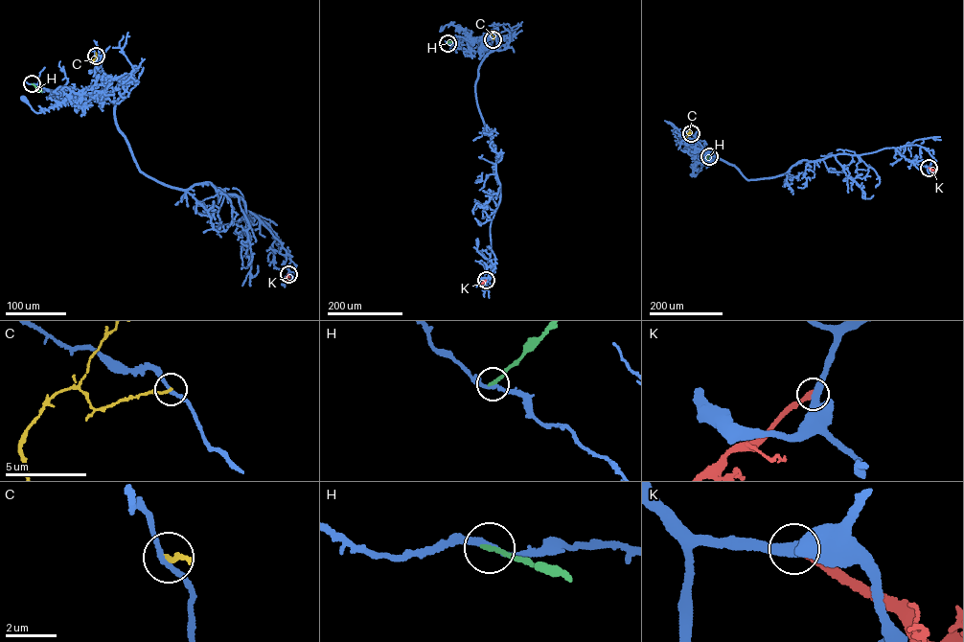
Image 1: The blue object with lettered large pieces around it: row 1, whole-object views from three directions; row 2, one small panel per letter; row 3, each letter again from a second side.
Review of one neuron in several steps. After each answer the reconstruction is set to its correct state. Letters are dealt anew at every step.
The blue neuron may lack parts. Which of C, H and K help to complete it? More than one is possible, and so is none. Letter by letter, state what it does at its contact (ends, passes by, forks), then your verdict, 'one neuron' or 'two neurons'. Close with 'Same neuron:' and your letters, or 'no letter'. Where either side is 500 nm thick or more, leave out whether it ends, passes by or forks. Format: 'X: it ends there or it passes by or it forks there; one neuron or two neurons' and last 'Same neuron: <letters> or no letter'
C: it ends there; two neurons
H: it ends there; two neurons
K: it ends there; two neurons
Same neuron: no letter

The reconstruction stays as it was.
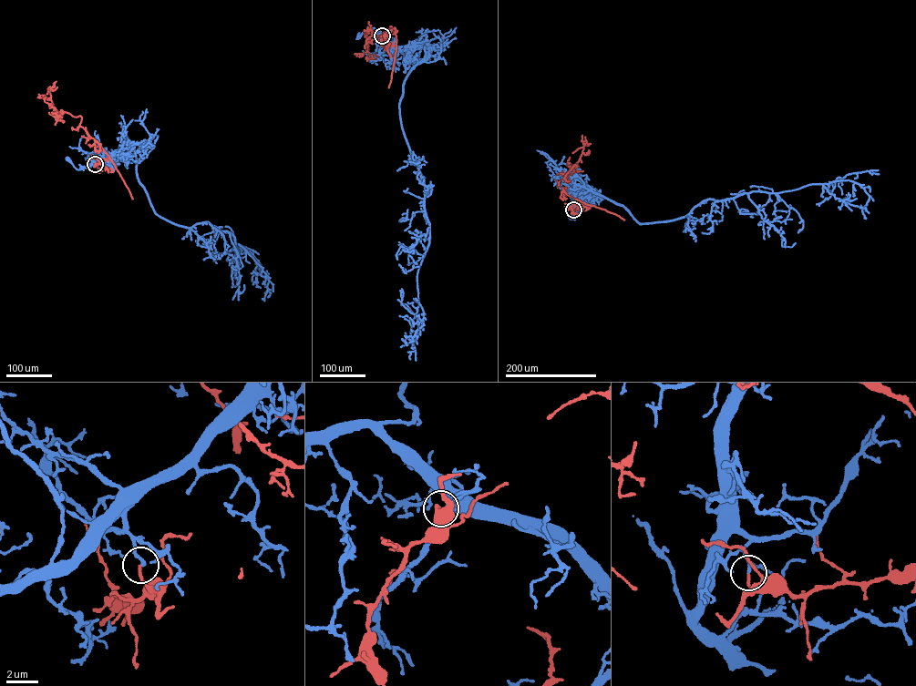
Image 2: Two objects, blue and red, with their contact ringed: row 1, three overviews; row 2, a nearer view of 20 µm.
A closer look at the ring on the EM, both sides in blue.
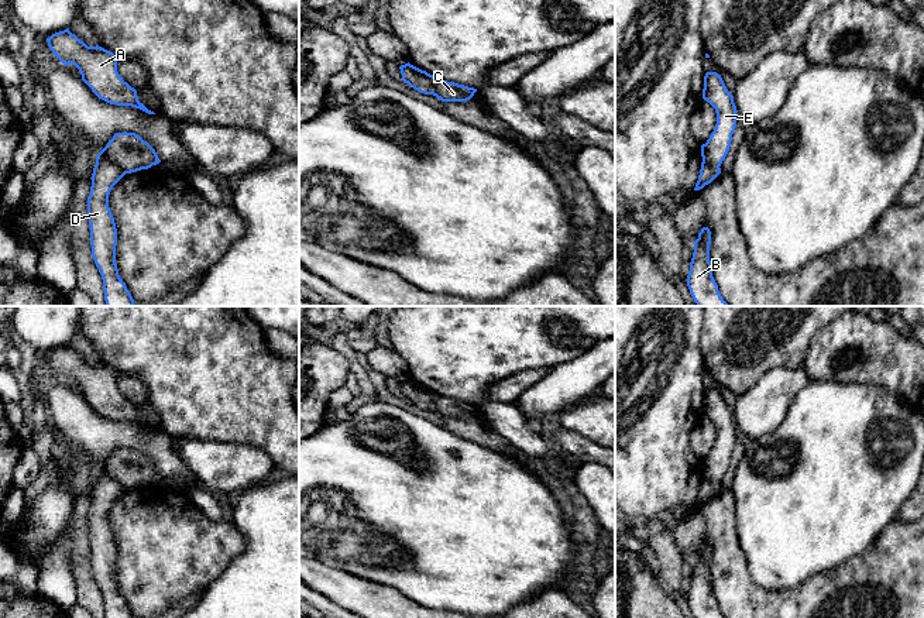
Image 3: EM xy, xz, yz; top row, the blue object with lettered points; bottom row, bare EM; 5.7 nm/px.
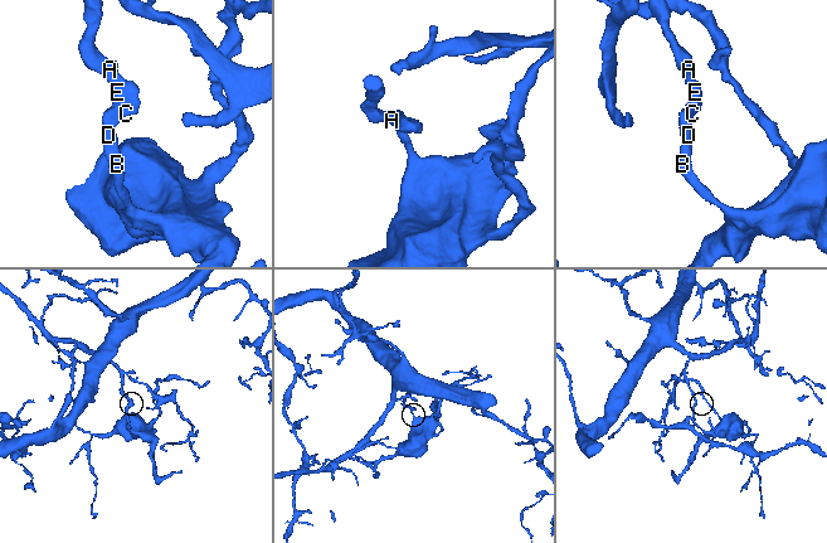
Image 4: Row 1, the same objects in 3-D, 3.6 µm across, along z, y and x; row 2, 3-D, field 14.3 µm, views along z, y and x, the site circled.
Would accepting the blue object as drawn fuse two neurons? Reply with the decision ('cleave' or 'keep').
cleave

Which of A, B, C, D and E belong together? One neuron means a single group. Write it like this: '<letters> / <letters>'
A C E / B D

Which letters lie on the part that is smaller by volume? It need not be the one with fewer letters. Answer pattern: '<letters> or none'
B, D

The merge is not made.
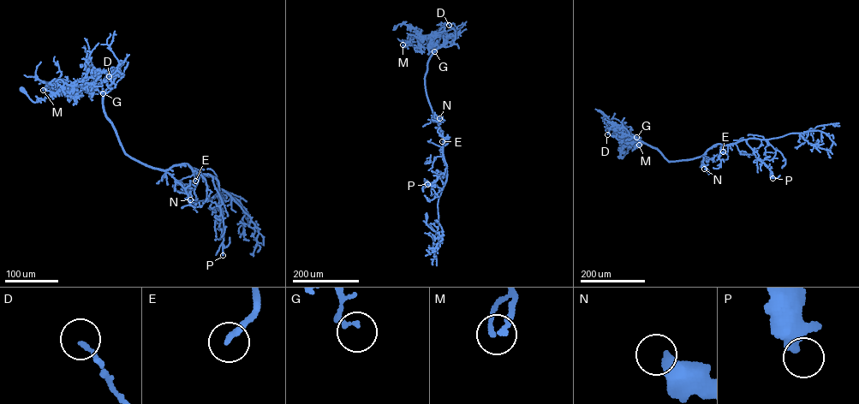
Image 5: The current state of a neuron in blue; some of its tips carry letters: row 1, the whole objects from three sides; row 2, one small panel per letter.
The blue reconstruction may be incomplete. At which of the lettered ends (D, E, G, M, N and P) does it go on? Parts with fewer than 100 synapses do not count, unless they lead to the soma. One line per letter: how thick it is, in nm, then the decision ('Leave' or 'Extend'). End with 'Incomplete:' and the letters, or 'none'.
D: Thickness 150 nm. Leave
E: Thickness 240 nm. Leave
G: Thickness 160 nm. Leave
M: Thickness 160 nm. Leave
N: Thickness 600 nm. Leave
P: Thickness 380 nm. Leave
Incomplete: none

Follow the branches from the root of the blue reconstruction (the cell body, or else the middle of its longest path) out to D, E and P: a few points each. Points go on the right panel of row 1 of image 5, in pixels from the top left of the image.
D: (625, 151), (622, 158), (620, 148), (627, 135), (618, 132), (614, 124), (607, 134)
E: (625, 151), (622, 158), (627, 135), (619, 129), (669, 161), (702, 156), (718, 144), (723, 151)
P: (625, 151), (622, 158), (627, 135), (619, 129), (669, 161), (745, 139), (772, 178)

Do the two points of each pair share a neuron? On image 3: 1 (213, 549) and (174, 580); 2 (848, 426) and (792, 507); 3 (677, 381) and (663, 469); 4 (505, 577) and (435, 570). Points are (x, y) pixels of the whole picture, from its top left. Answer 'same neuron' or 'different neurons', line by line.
1: same neuron
2: same neuron
3: same neuron
4: same neuron

